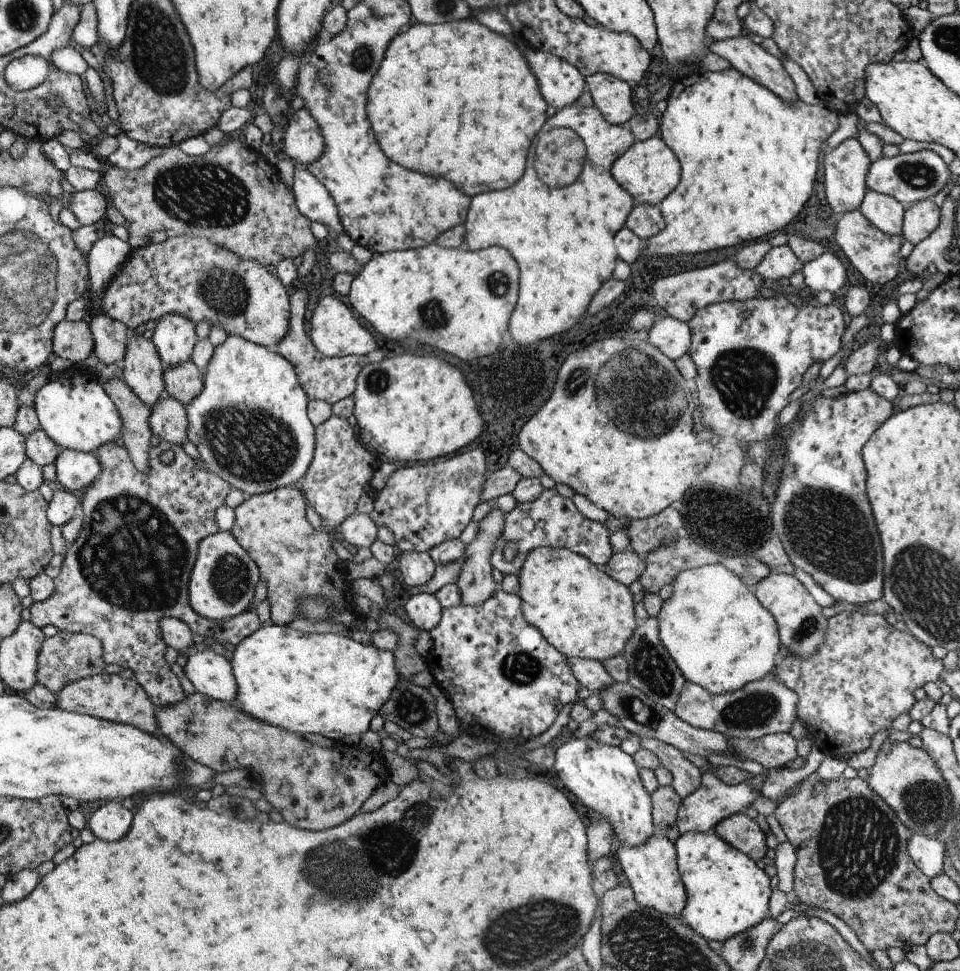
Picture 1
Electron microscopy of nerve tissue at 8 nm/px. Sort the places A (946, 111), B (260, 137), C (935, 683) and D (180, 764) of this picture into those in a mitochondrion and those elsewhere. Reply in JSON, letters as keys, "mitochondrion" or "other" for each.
{"A":"other","B":"other","C":"other","D":"other"}

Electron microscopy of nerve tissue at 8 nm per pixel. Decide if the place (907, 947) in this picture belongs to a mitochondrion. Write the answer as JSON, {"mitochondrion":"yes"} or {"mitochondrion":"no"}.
{"mitochondrion":"no"}

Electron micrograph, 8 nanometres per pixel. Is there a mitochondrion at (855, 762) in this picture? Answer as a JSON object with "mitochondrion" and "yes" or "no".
{"mitochondrion":"no"}

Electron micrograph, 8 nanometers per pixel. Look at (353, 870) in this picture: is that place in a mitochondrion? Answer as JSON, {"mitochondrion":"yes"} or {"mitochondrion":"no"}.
{"mitochondrion":"yes"}

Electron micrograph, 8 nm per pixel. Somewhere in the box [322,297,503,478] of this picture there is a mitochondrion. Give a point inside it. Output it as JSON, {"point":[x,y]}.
{"point":[377,380]}

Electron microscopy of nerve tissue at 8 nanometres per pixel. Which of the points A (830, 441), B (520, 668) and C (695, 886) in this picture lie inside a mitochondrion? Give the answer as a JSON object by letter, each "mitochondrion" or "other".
{"A":"other","B":"mitochondrion","C":"other"}

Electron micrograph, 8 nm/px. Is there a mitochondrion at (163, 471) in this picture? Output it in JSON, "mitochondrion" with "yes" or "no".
{"mitochondrion":"no"}

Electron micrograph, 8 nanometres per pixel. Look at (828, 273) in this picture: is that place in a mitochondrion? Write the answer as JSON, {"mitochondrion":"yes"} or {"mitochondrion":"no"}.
{"mitochondrion":"yes"}

